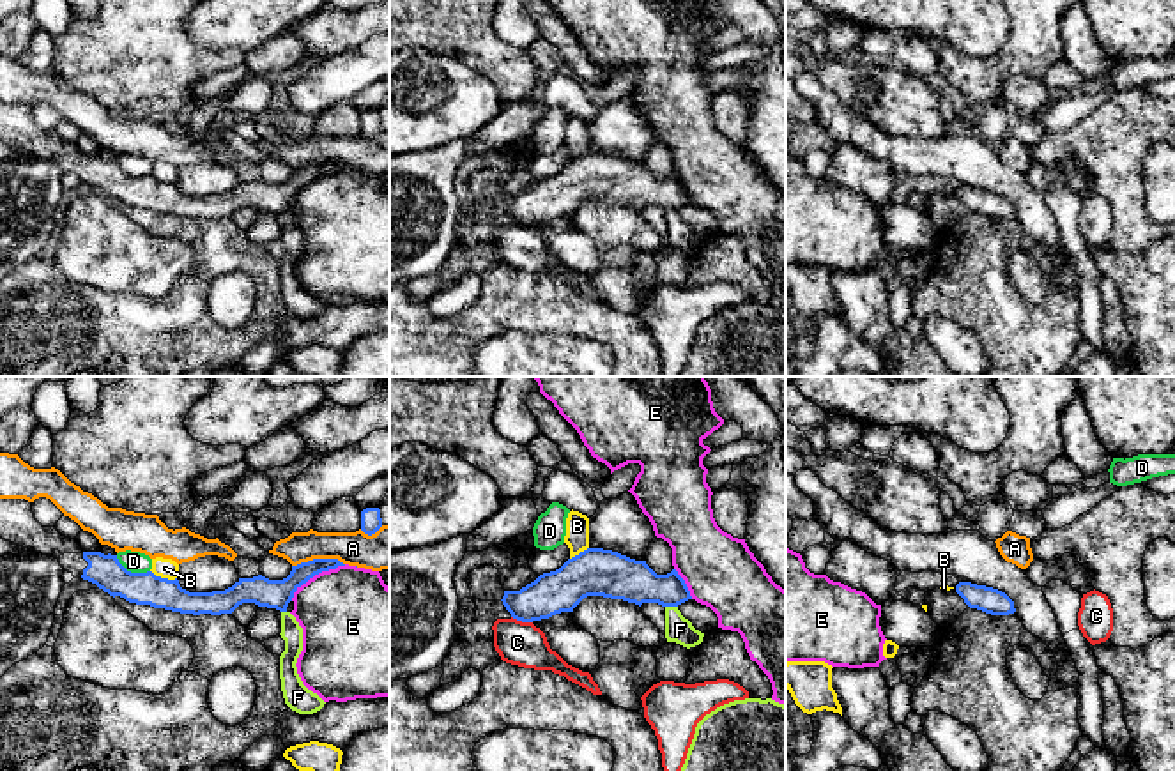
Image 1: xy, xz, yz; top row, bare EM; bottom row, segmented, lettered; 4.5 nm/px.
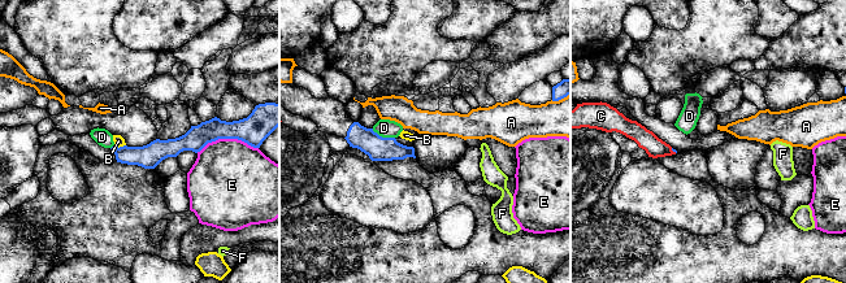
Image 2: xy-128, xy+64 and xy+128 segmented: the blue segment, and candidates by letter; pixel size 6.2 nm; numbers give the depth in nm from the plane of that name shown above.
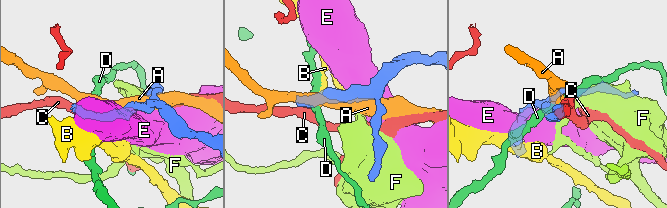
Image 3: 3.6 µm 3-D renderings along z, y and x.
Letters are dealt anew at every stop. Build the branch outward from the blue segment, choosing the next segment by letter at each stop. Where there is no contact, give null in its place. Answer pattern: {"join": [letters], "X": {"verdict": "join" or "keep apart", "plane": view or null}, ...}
{"join": [], "A": {"verdict": "keep apart", "plane": "xy"}, "B": {"verdict": "keep apart", "plane": "xy"}, "C": {"verdict": "keep apart", "plane": "xz"}, "D": {"verdict": "keep apart", "plane": "xy"}, "E": {"verdict": "keep apart", "plane": "xy"}, "F": {"verdict": "keep apart", "plane": "xz"}}

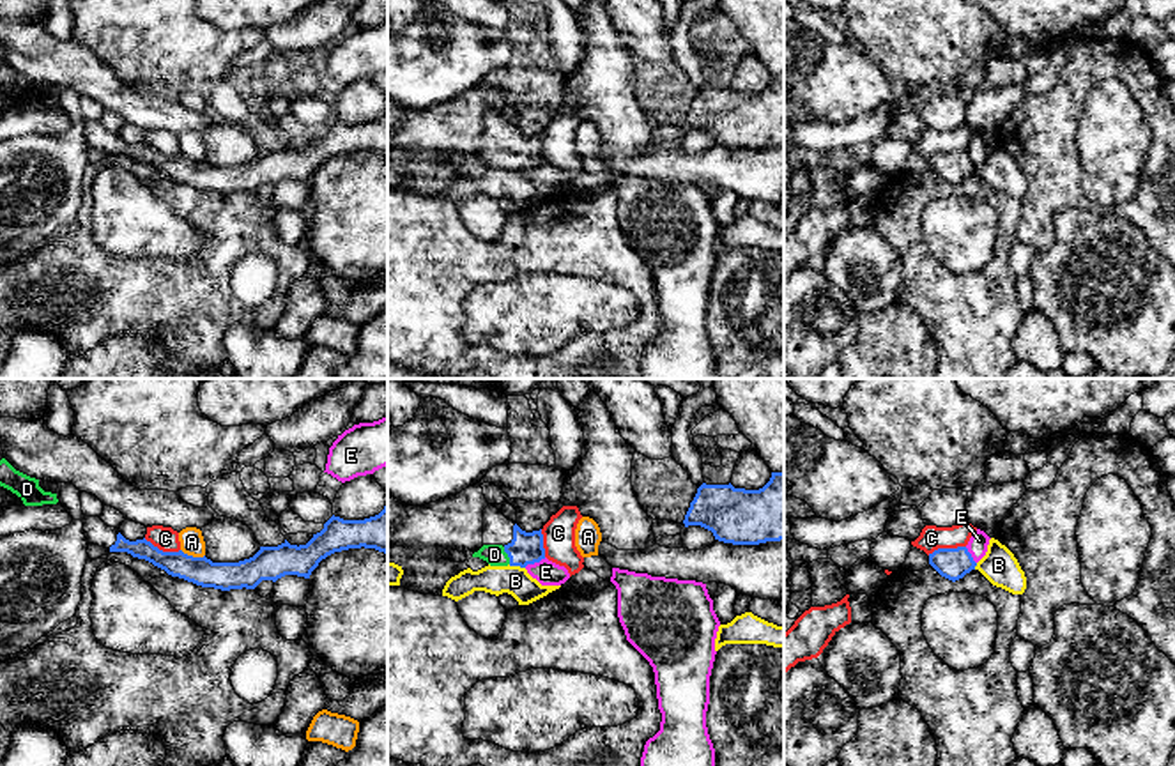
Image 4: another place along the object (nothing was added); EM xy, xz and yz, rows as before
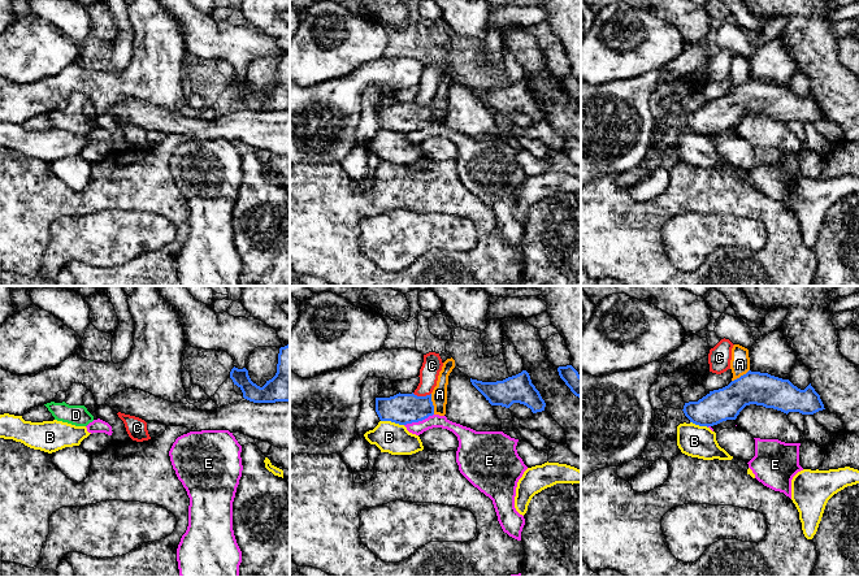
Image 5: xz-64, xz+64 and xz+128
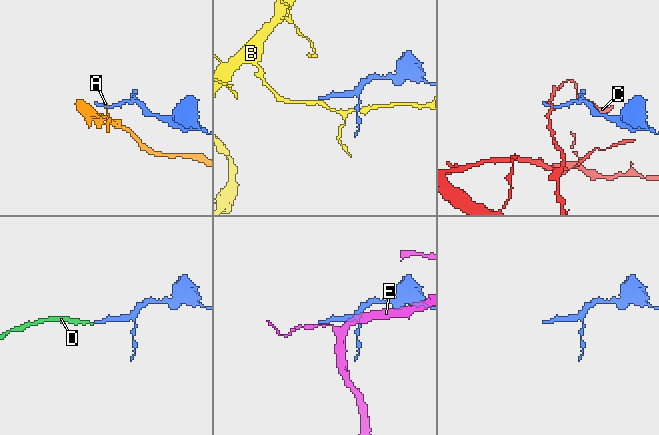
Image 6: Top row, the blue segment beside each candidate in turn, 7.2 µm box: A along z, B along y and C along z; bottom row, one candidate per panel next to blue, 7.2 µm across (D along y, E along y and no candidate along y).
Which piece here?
{"join": ["D"], "A": {"verdict": "keep apart", "plane": "xy"}, "B": {"verdict": "keep apart", "plane": "xz"}, "C": {"verdict": "keep apart", "plane": "yz"}, "D": {"verdict": "join", "plane": "xz"}, "E": {"verdict": "keep apart", "plane": "xz"}}

